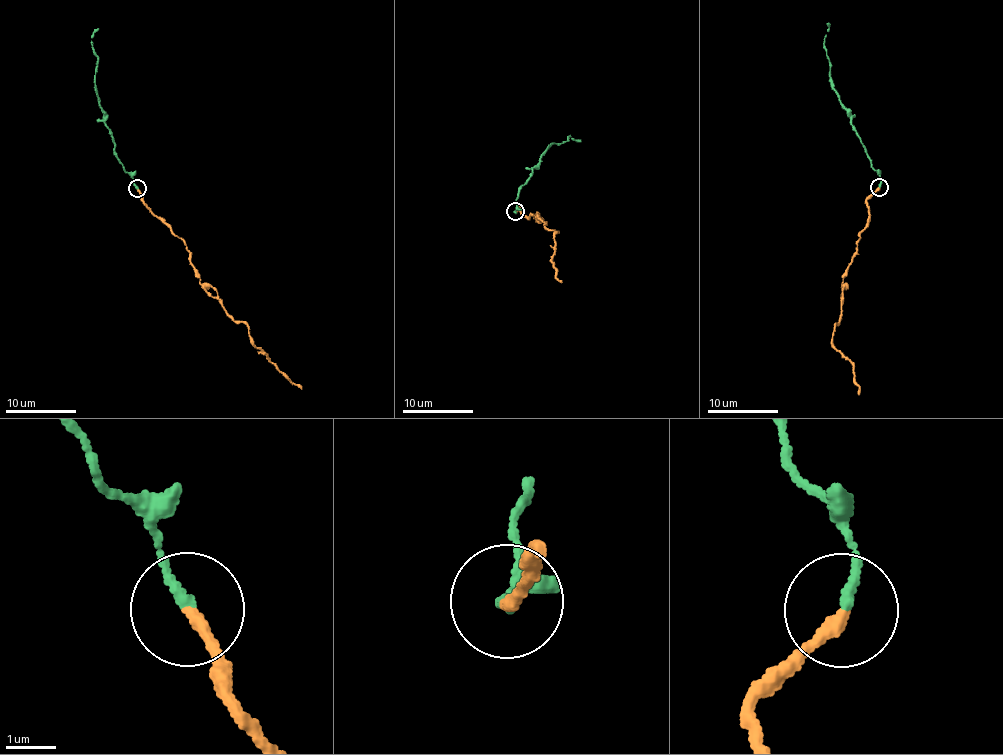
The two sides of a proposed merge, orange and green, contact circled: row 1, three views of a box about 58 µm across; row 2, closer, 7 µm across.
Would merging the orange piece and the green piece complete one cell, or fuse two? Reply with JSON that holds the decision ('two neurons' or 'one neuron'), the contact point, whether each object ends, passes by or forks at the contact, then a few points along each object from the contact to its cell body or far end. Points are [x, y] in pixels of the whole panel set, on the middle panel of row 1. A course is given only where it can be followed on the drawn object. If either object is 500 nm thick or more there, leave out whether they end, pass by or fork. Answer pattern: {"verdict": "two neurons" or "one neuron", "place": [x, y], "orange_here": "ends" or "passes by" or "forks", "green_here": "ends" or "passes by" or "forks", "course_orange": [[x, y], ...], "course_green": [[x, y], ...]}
{"verdict": "one neuron", "place": [515, 211], "orange_here": "ends", "green_here": "ends", "course_orange": [[516, 211], [518, 205], [523, 215], [538, 215], [545, 227], [558, 232], [554, 231], [551, 259], [561, 282]], "course_green": [[516, 211], [519, 190], [548, 146], [568, 141], [568, 136], [581, 142]]}

